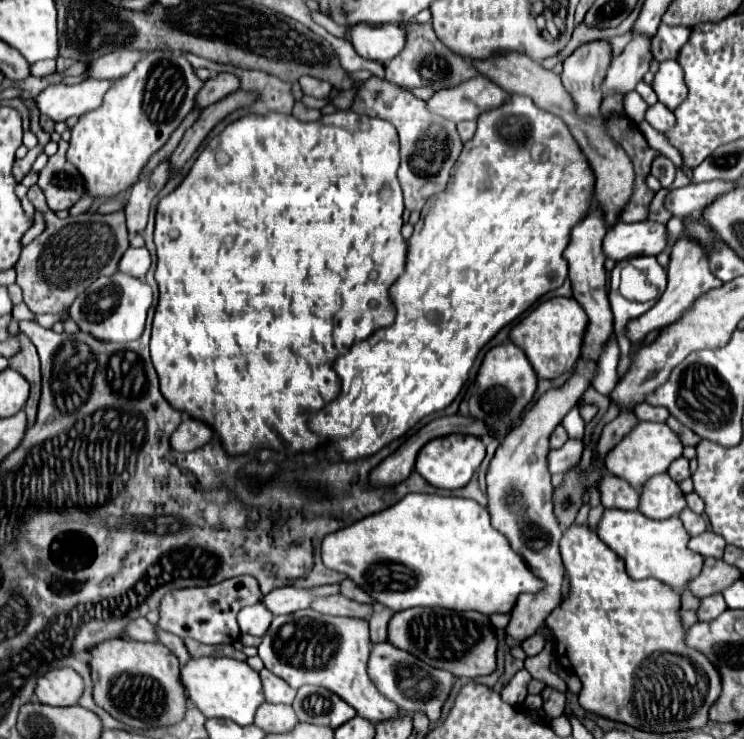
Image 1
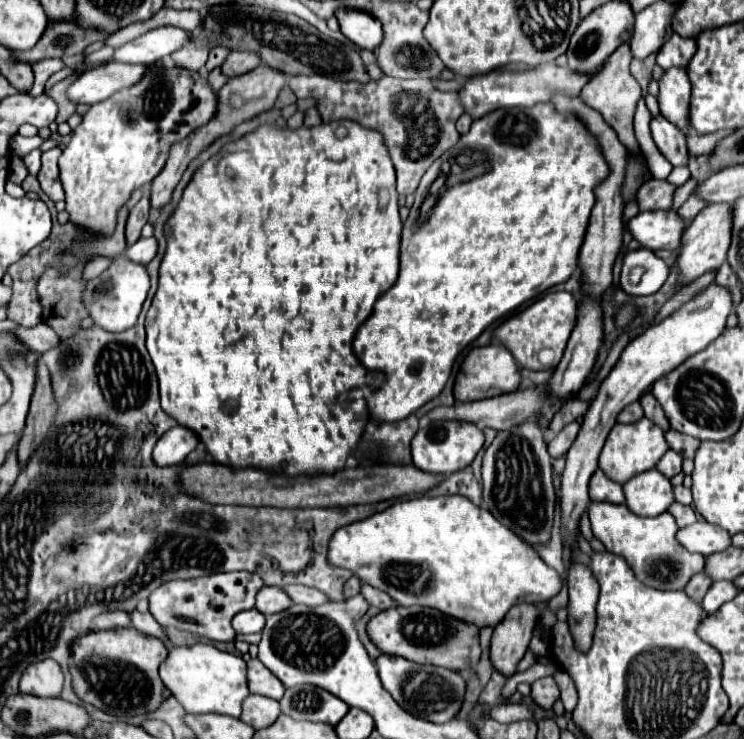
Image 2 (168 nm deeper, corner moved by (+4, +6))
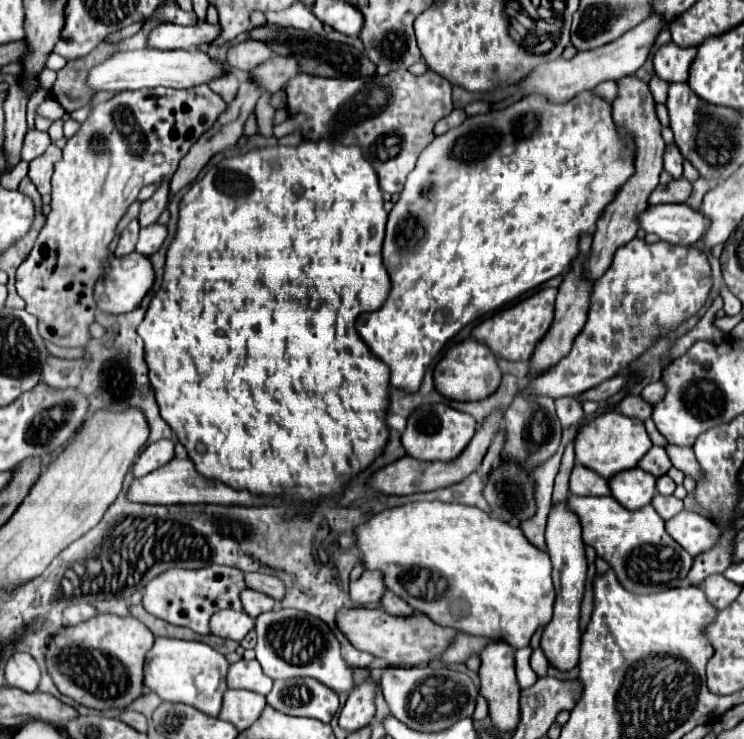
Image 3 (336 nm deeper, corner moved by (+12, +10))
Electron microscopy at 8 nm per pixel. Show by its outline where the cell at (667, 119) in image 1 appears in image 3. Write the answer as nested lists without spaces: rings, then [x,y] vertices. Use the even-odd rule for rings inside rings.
[[[668,145],[664,153],[664,171],[672,175],[672,179],[682,177],[682,153],[676,145]]]

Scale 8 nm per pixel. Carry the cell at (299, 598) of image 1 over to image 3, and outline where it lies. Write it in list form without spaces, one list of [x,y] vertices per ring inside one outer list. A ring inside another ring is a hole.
[[[244,589],[240,593],[240,601],[242,601],[242,609],[250,615],[250,617],[258,617],[260,613],[266,613],[266,611],[272,611],[276,601],[264,593],[258,593],[258,591],[252,591],[252,589]]]

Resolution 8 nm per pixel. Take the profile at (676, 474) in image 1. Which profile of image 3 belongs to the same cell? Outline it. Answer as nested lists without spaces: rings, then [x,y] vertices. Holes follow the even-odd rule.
[[[652,447],[640,461],[638,461],[638,467],[652,473],[654,477],[662,477],[666,475],[666,471],[672,467],[670,459],[668,459],[668,453],[664,447]]]

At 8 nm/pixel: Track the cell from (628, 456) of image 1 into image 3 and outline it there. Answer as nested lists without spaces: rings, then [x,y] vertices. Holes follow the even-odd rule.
[[[608,411],[604,415],[598,415],[584,427],[580,427],[576,441],[574,441],[574,453],[576,461],[592,471],[596,471],[600,477],[610,479],[612,475],[632,469],[638,465],[638,461],[648,453],[652,447],[652,441],[644,429],[644,423],[632,417],[626,417],[618,411]]]

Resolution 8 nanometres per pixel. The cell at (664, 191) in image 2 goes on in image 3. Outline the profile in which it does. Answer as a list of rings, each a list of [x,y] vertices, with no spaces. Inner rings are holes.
[[[676,179],[668,185],[662,185],[662,189],[654,189],[650,195],[650,205],[660,205],[660,203],[684,203],[692,193],[692,183],[686,179]]]

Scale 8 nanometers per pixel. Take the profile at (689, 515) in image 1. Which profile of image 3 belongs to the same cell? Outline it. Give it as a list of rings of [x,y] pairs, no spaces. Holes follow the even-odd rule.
[[[654,495],[650,505],[656,509],[656,513],[658,513],[662,519],[670,519],[670,517],[674,517],[676,513],[680,513],[680,511],[684,509],[682,501],[680,501],[680,499],[676,499],[674,495],[670,495],[670,497]]]

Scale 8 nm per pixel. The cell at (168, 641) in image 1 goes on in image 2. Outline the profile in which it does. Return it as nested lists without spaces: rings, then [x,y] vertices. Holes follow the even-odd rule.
[[[134,611],[130,617],[132,617],[132,625],[134,625],[138,631],[142,631],[142,633],[146,633],[146,635],[152,635],[152,637],[158,637],[158,639],[164,641],[166,645],[170,643],[168,637],[166,637],[166,633],[164,633],[164,629],[156,623],[156,619],[154,619],[150,613],[138,613],[138,611]]]

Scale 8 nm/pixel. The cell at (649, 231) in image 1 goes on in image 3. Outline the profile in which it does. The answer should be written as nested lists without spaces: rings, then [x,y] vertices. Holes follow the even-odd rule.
[[[686,203],[654,205],[640,215],[640,227],[646,233],[656,233],[662,241],[672,245],[694,245],[708,231],[708,221],[702,211]]]

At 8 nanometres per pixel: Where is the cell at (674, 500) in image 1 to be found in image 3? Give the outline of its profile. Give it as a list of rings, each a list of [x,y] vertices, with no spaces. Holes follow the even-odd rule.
[[[638,467],[616,473],[616,477],[608,479],[608,485],[612,497],[626,509],[640,509],[648,505],[656,493],[656,477]]]

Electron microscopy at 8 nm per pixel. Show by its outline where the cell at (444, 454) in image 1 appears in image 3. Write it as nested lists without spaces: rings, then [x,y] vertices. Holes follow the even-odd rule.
[[[422,405],[410,413],[406,431],[402,433],[402,445],[406,453],[420,461],[450,461],[462,453],[462,449],[470,443],[476,433],[476,419],[468,413],[456,411],[450,405]]]

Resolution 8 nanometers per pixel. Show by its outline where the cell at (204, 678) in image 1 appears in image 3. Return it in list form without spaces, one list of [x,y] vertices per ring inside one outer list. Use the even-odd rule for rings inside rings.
[[[156,637],[152,649],[146,653],[144,663],[144,685],[154,691],[162,701],[186,703],[210,717],[218,717],[222,707],[222,695],[226,687],[228,661],[222,653],[214,651],[206,643],[182,641],[170,637]]]

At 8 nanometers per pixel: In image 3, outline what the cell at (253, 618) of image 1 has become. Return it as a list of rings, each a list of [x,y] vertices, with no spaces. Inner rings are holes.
[[[220,611],[210,619],[210,633],[222,639],[242,641],[246,633],[254,627],[254,619],[244,611]]]

